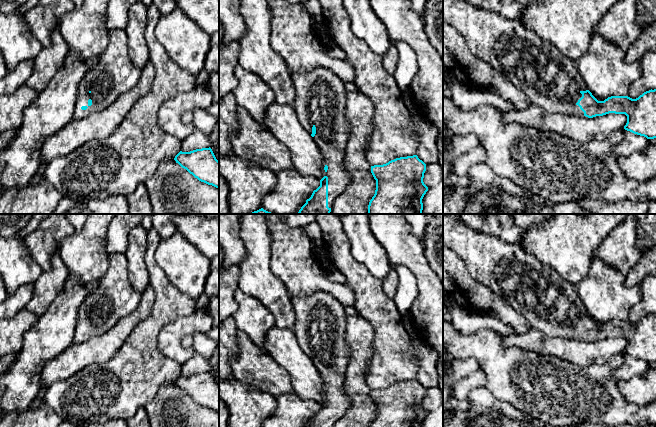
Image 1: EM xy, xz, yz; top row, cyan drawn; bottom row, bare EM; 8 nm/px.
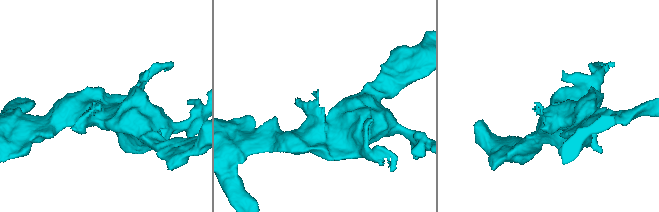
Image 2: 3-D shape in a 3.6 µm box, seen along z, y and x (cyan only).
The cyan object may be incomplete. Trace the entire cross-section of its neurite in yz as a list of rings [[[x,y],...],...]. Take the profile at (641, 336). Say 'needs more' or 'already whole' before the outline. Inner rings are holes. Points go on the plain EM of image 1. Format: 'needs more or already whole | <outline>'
needs more | [[[443,214],[443,244],[460,256],[474,279],[503,298],[533,329],[549,337],[588,342],[609,337],[625,338],[625,354],[647,363],[656,362],[656,313],[646,315],[636,323],[615,319],[599,325],[588,314],[576,286],[565,281],[552,267],[540,262],[519,243],[509,243],[472,230],[457,214]]]

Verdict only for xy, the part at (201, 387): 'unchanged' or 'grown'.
unchanged

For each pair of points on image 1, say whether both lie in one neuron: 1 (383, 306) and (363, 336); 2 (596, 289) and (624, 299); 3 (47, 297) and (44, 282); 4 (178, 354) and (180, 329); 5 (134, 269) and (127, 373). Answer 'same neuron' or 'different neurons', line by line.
1: different neurons
2: same neuron
3: same neuron
4: same neuron
5: different neurons

